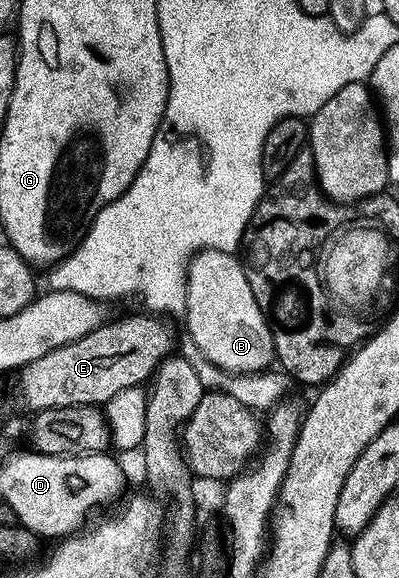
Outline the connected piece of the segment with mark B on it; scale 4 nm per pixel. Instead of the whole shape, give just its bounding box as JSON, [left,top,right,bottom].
[184,249,273,374]

